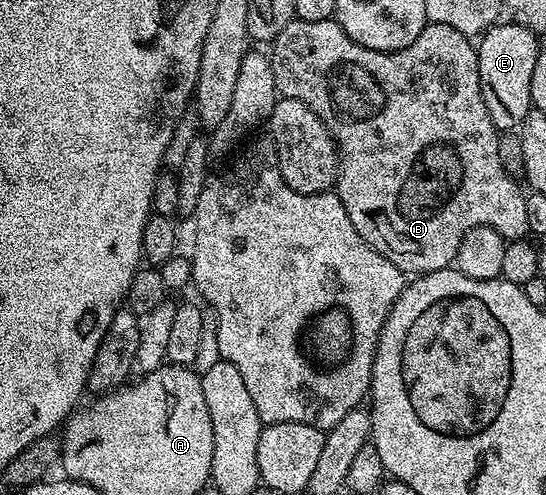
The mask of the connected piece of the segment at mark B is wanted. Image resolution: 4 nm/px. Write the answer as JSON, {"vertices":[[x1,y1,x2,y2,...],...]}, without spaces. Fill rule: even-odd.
{"vertices":[[297,18,289,22,287,28,283,28,283,32,279,32,279,36,273,39,271,61,278,95,283,98,299,99,328,126,337,144,339,155,335,193,339,196,343,208,347,208,347,216,351,216,351,224,355,224,355,232,359,232,359,236,363,236,363,240,371,248,375,248,375,252,387,256,391,264,395,264,403,272,408,272,413,276,430,274,436,270,448,270,457,261,459,244,463,236,475,226,495,228,495,232,499,232,507,240,521,240,529,234,527,208,525,207,526,191,522,189,514,175,505,171,503,160,499,160,499,144,497,143,499,131,487,112,487,104,483,104,477,46,469,36,456,31,448,24,430,22,423,28,423,32,419,32,419,36,415,36,415,40,407,48,391,51,372,50,351,40,347,32,343,32,341,25,333,18,314,22]]}

